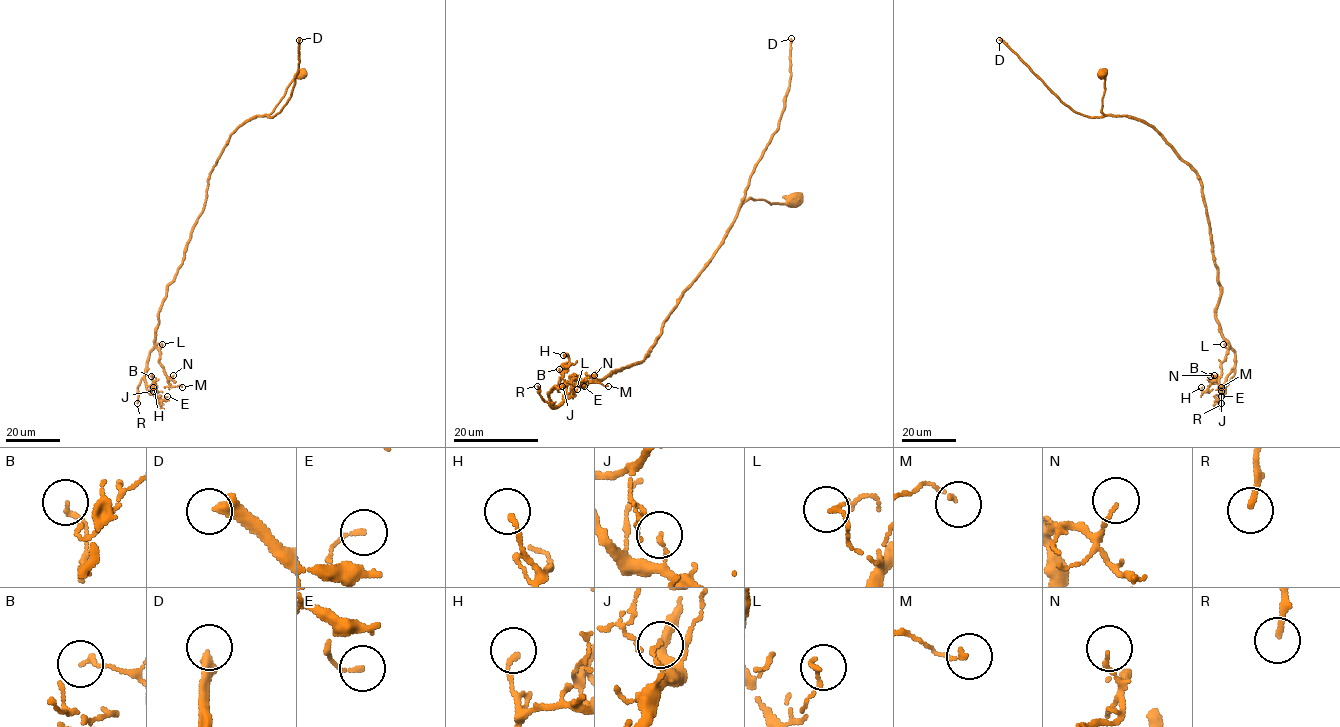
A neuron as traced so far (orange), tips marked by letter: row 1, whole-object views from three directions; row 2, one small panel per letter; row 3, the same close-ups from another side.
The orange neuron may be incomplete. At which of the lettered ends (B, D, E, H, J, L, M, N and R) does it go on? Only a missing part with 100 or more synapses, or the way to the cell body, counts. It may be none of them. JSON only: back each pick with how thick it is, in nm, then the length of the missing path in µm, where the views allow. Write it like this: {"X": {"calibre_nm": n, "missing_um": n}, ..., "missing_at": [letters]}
{"D": {"calibre_nm": 400, "missing_um": 140}, "missing_at": ["D"]}

